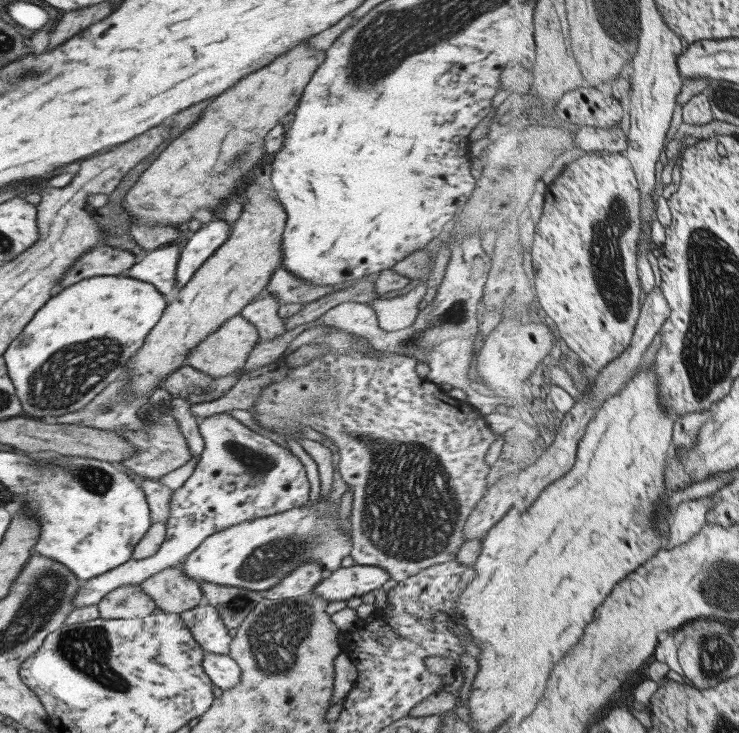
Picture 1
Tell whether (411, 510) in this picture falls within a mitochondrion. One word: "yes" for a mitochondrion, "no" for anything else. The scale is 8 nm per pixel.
yes

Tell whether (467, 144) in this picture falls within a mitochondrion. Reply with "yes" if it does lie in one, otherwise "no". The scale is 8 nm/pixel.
no

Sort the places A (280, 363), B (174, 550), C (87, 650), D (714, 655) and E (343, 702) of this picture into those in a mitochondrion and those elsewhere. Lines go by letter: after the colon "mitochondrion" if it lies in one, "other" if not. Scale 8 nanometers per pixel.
A: other
B: other
C: mitochondrion
D: mitochondrion
E: other

